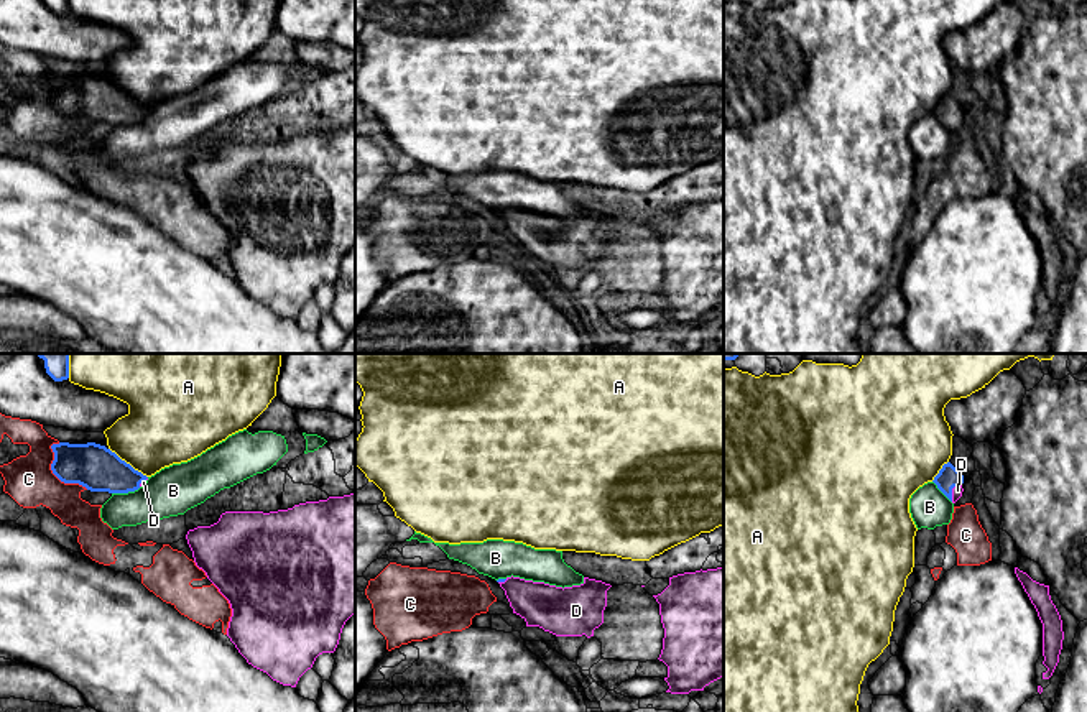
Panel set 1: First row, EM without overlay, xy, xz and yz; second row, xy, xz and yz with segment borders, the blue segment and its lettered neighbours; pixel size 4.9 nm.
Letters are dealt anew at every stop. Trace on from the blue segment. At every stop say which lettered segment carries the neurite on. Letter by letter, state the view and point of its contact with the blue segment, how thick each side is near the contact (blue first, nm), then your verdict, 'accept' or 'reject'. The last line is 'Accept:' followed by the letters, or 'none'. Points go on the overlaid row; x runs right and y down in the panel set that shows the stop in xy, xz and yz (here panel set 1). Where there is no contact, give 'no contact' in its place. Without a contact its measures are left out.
A: xy (129, 464) | 220/380 nm | reject
B: xy (125, 492) | 220/240 nm | reject
C: xy (56, 476) | 220/240 nm | reject
D: yz (951, 490) | 110/50 nm | accept
Accept: D

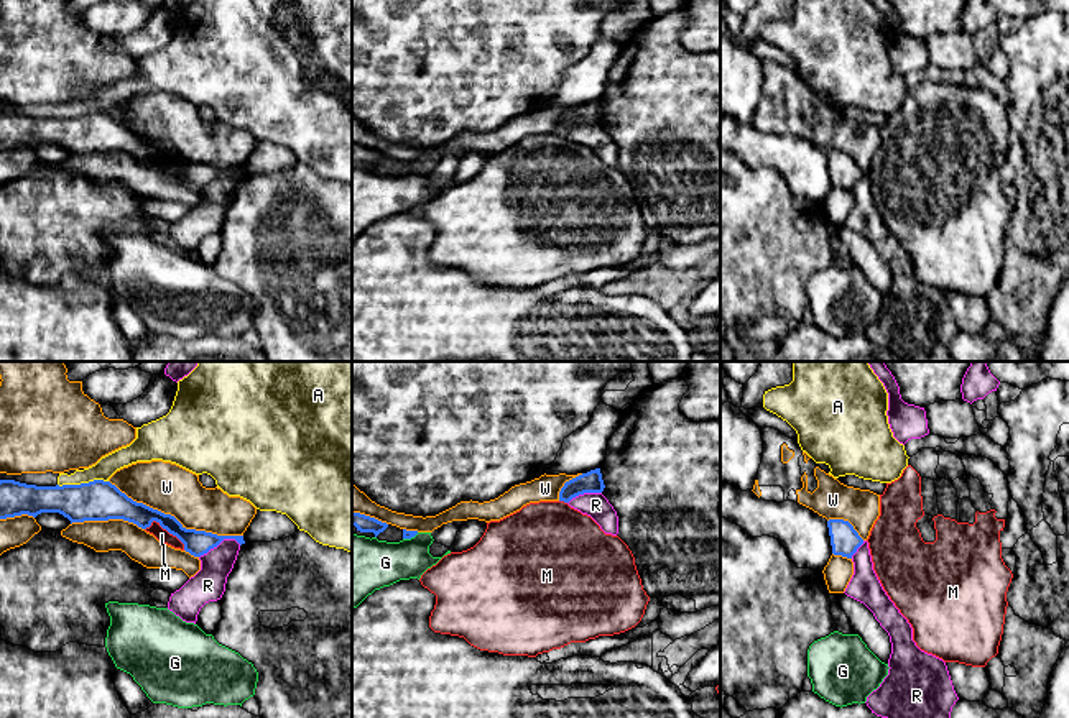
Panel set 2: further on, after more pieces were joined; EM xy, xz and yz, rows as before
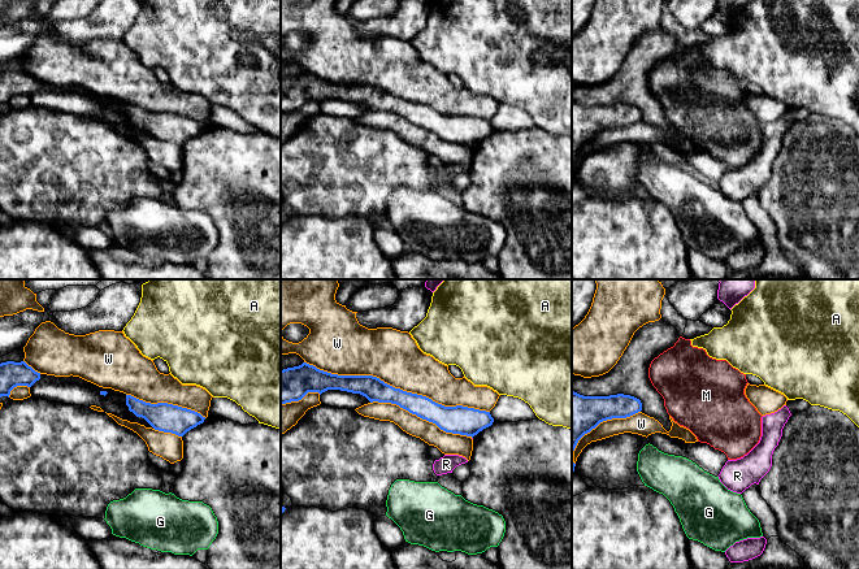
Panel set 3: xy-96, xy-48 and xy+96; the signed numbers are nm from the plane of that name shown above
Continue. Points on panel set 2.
A: xy (83, 483) | 200/100 nm | reject
G: xz (410, 538) | 50/260 nm | reject
M: xy (166, 529) | 130/70 nm | reject
R: xy (219, 543) | 130/160 nm | reject
W: xy (175, 518) | 130/240 nm | reject
Accept: none

